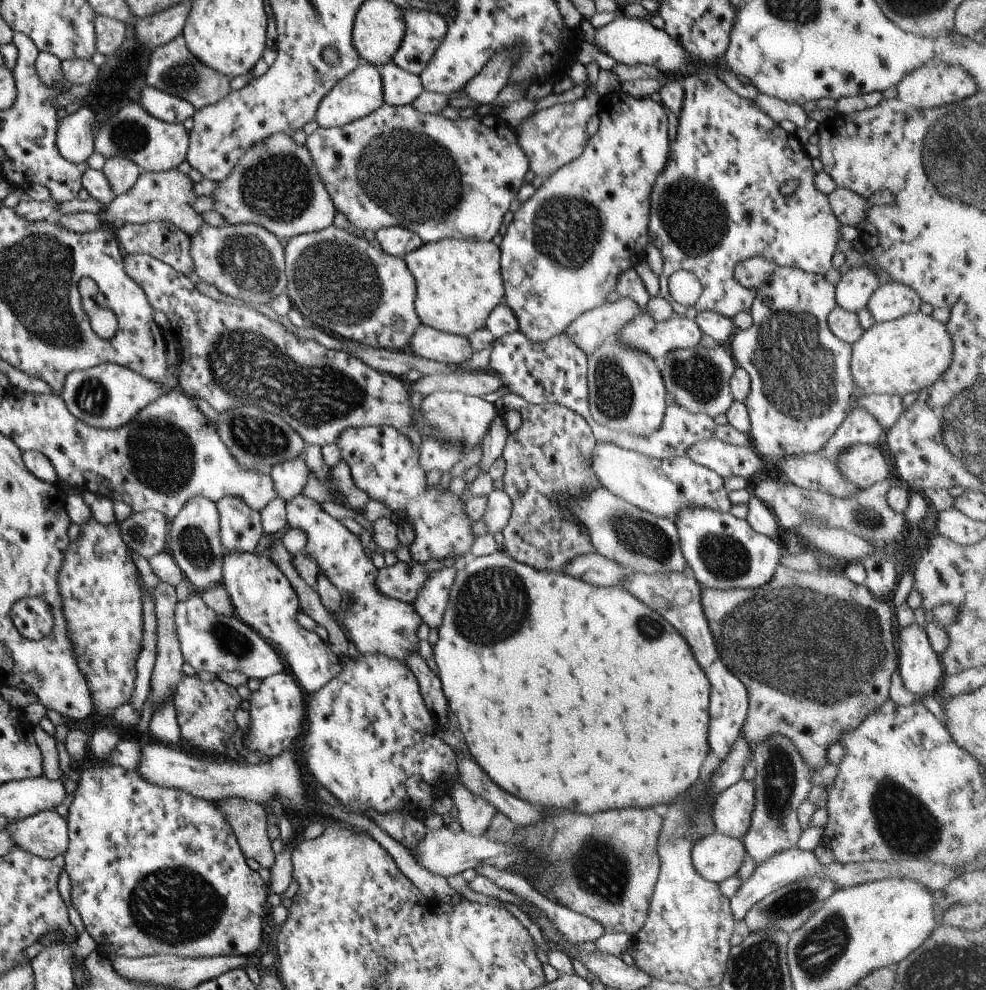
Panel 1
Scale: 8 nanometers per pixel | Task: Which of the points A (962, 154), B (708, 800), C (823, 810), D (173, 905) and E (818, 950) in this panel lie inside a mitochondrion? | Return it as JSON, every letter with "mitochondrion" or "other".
{"A":"mitochondrion","B":"other","C":"other","D":"mitochondrion","E":"mitochondrion"}

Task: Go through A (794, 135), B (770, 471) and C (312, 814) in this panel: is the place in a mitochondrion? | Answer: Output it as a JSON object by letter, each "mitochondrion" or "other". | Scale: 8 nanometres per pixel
{"A":"other","B":"other","C":"other"}

